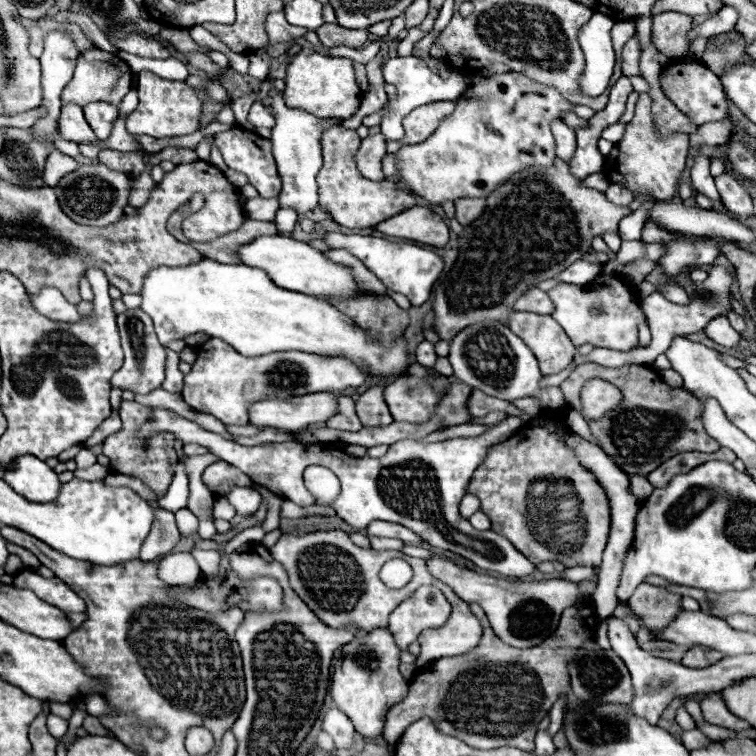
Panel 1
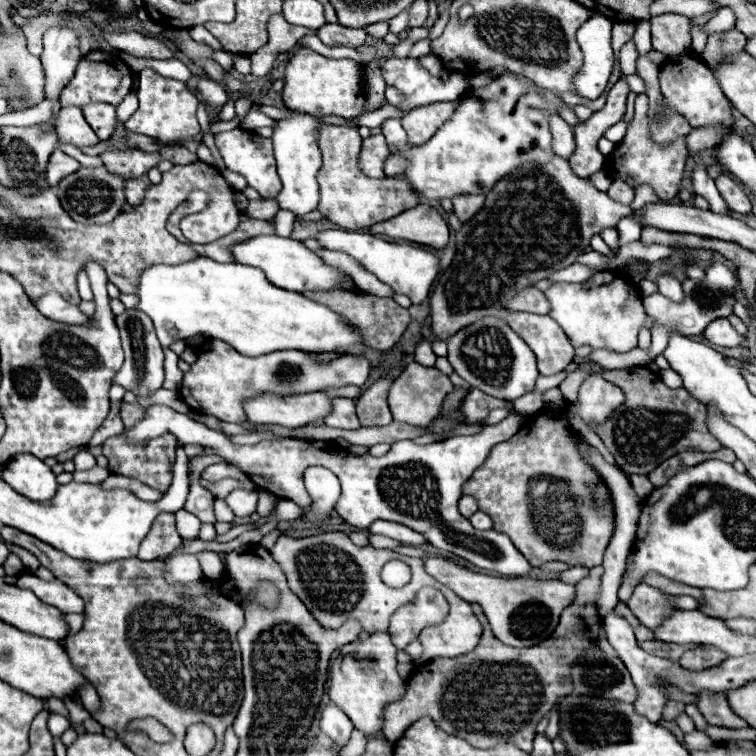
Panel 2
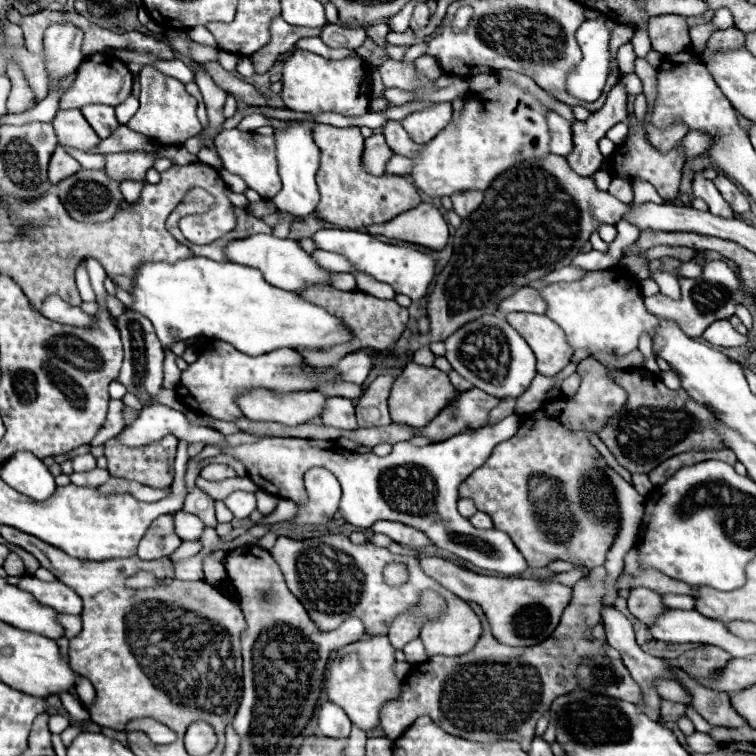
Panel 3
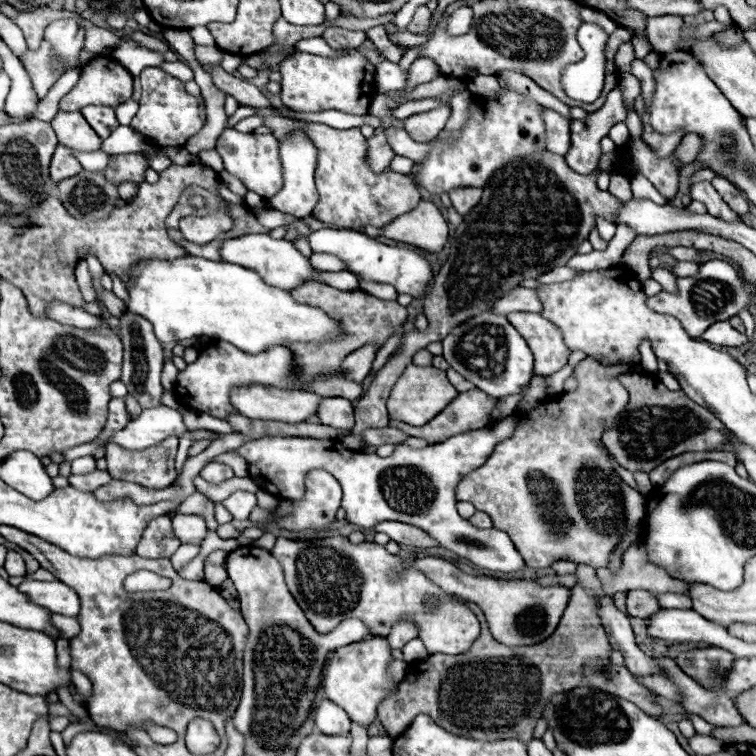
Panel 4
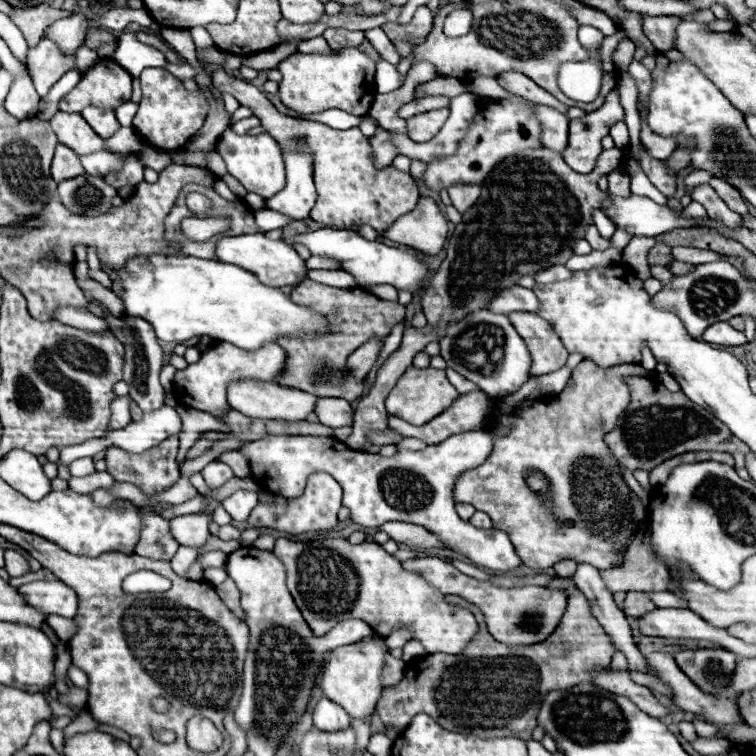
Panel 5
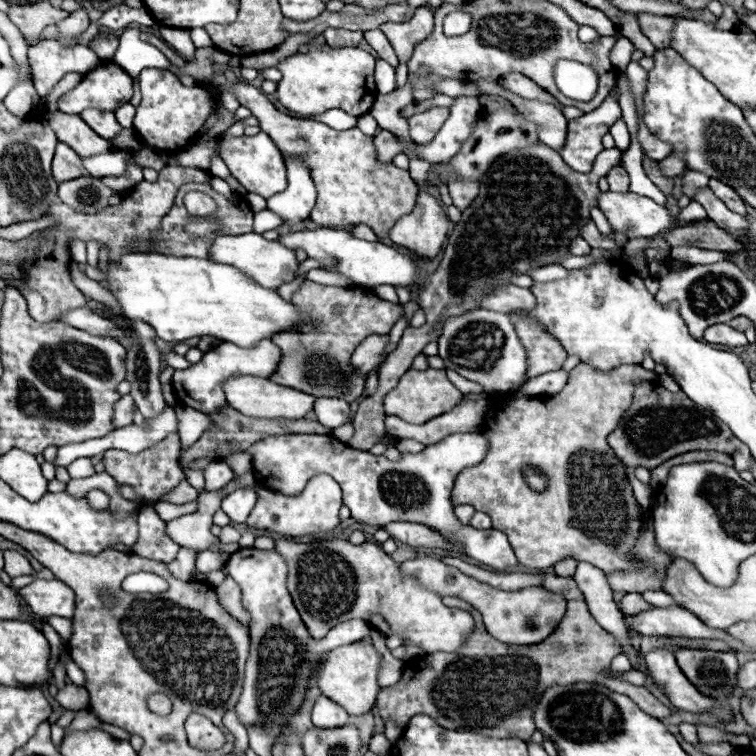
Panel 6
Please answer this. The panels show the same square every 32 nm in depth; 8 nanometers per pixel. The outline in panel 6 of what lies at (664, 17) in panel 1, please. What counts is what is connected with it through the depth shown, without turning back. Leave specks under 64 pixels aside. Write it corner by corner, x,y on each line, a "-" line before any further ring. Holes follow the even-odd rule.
638,14
640,28
656,48
670,48
670,36
676,18
656,18
652,14

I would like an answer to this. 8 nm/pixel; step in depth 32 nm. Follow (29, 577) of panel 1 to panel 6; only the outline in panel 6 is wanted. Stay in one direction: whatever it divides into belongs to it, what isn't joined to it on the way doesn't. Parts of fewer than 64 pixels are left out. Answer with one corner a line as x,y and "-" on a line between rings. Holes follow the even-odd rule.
34,580
18,592
26,600
26,604
42,618
72,618
74,614
76,596
62,580

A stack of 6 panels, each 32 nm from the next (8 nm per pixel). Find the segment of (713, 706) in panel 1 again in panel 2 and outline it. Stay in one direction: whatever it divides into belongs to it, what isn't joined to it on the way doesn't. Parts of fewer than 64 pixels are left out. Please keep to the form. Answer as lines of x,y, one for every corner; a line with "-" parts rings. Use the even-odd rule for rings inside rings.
698,692
696,696
698,696
696,704
708,724
724,726
724,728
732,728
732,730
748,728
748,724
730,710
724,692

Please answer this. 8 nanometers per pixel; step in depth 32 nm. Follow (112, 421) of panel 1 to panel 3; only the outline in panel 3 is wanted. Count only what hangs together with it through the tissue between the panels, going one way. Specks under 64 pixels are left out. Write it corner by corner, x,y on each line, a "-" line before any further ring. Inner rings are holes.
110,400
110,412
104,422
104,426
98,430
98,436
90,442
92,446
102,446
106,440
118,436
124,430
124,418
122,418
122,400

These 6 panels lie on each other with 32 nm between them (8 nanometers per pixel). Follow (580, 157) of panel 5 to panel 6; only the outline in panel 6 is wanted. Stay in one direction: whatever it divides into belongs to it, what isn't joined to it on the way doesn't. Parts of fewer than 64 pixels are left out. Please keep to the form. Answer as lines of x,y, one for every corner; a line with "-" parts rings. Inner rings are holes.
610,94
606,98
606,102
602,102
602,106
598,110
592,110
592,114
584,114
584,116
580,116
576,120
570,120
568,122
568,138
566,138
566,154
564,154
564,150
560,150
560,154
566,156
566,164
572,170
576,170
576,172
588,172
588,170
592,170
596,156
604,150
602,136
608,134
610,126
616,120
620,120
620,118
622,118
622,110
618,106
618,100

